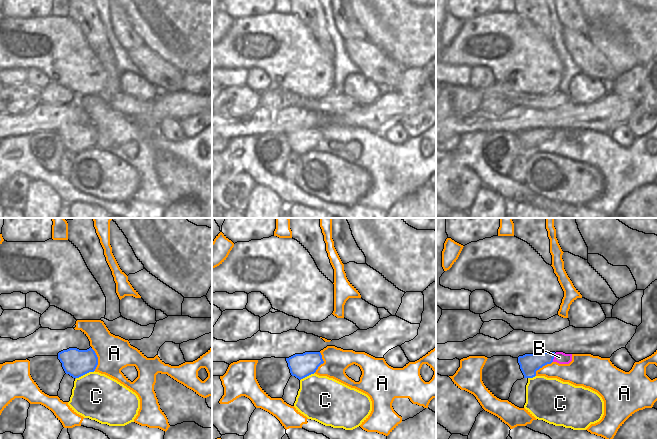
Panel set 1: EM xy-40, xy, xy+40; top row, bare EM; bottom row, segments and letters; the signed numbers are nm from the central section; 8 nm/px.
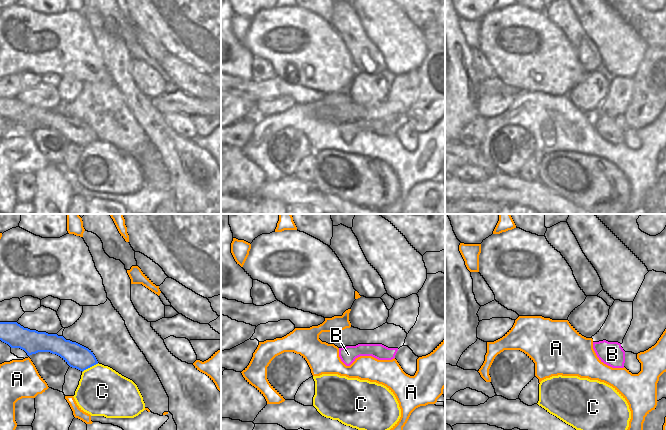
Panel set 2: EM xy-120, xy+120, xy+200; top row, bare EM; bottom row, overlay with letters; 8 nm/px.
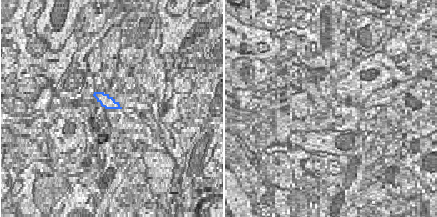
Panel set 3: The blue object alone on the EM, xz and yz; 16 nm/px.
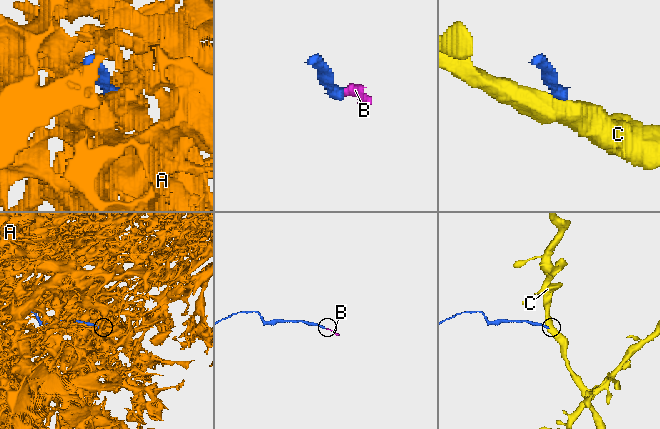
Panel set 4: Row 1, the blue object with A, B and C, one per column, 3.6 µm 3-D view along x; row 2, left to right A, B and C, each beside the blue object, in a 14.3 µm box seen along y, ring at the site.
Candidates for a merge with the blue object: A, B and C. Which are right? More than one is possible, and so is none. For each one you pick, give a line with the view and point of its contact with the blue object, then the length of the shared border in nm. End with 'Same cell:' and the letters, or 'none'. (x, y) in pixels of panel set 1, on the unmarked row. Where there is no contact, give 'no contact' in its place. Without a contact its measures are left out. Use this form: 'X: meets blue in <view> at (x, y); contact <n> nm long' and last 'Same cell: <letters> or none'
B: meets blue in xy+40 at (553, 133); contact 80 nm long
Same cell: B

